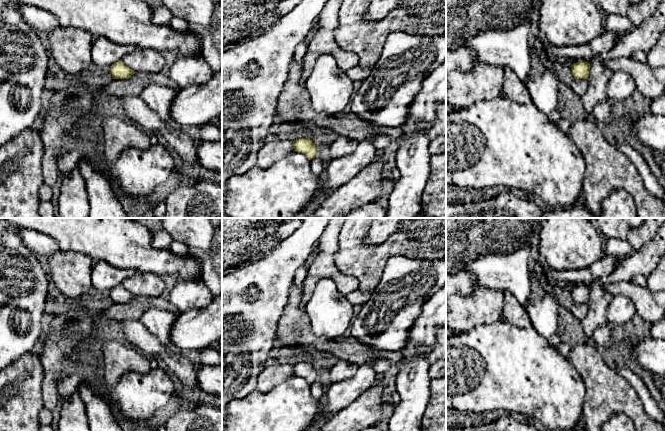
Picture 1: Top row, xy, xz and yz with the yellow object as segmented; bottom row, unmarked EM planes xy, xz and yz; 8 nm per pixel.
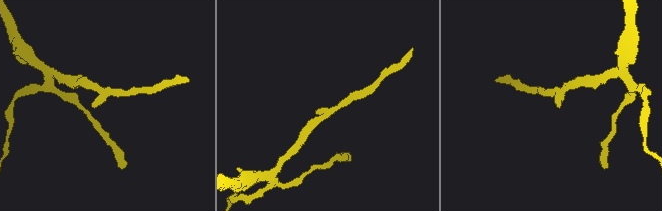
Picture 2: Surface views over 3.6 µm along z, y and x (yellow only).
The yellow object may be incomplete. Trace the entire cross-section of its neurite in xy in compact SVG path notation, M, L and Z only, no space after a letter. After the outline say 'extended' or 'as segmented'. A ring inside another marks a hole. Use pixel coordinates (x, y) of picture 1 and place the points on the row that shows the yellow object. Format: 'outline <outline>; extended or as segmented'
outline M118 61L109 68L109 73L112 75L113 79L127 79L135 72L122 61Z; as segmented

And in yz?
outline M578 61L571 66L571 72L574 78L587 80L590 73L590 63L587 61Z; as segmented

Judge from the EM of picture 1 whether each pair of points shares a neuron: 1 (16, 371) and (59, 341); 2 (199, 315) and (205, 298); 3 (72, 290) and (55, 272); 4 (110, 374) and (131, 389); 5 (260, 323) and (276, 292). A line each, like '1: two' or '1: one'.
1: two
2: two
3: one
4: two
5: one

